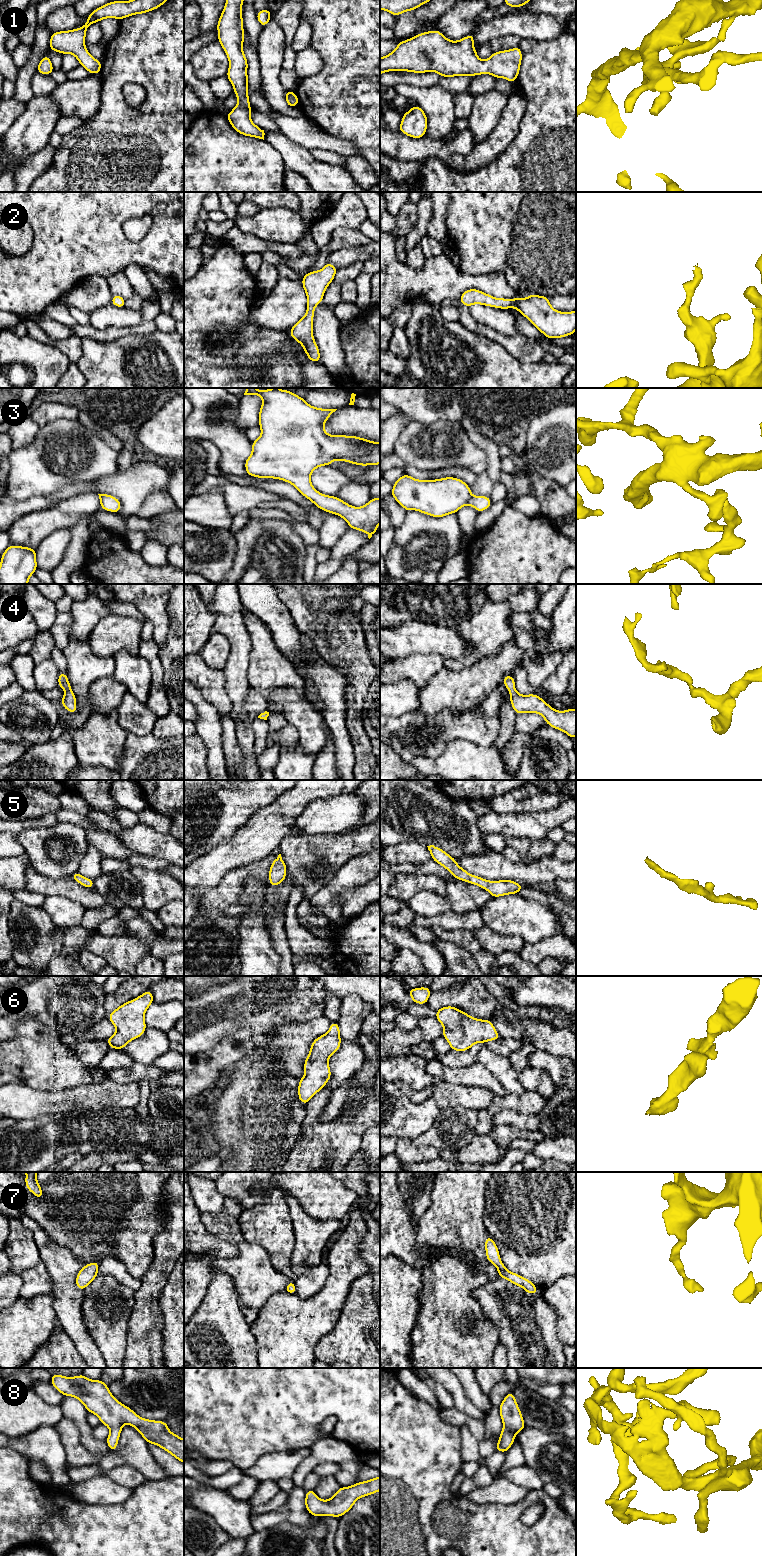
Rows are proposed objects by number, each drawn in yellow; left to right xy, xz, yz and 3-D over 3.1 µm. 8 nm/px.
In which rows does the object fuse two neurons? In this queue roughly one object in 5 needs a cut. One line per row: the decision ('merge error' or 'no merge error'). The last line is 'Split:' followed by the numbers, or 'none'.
1: no merge error
2: no merge error
3: no merge error
4: no merge error
5: no merge error
6: no merge error
7: no merge error
8: no merge error
Split: none

